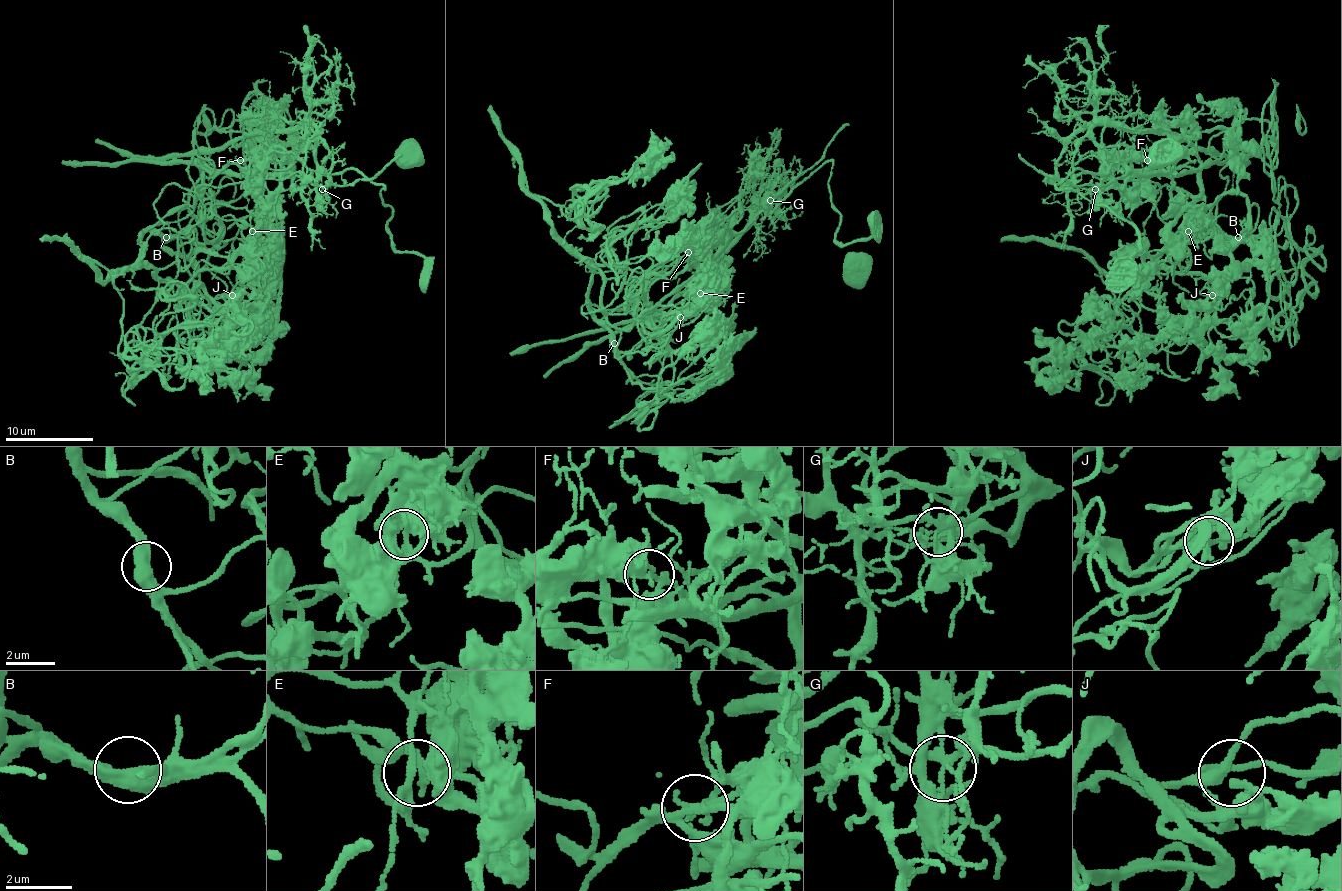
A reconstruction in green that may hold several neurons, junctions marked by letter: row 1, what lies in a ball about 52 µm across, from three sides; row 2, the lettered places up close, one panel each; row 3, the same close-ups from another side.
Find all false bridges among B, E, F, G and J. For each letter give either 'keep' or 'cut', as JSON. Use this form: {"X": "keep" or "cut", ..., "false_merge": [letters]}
{"B": "keep", "E": "keep", "F": "cut", "G": "cut", "J": "keep", "false_merge": ["F", "G"]}

